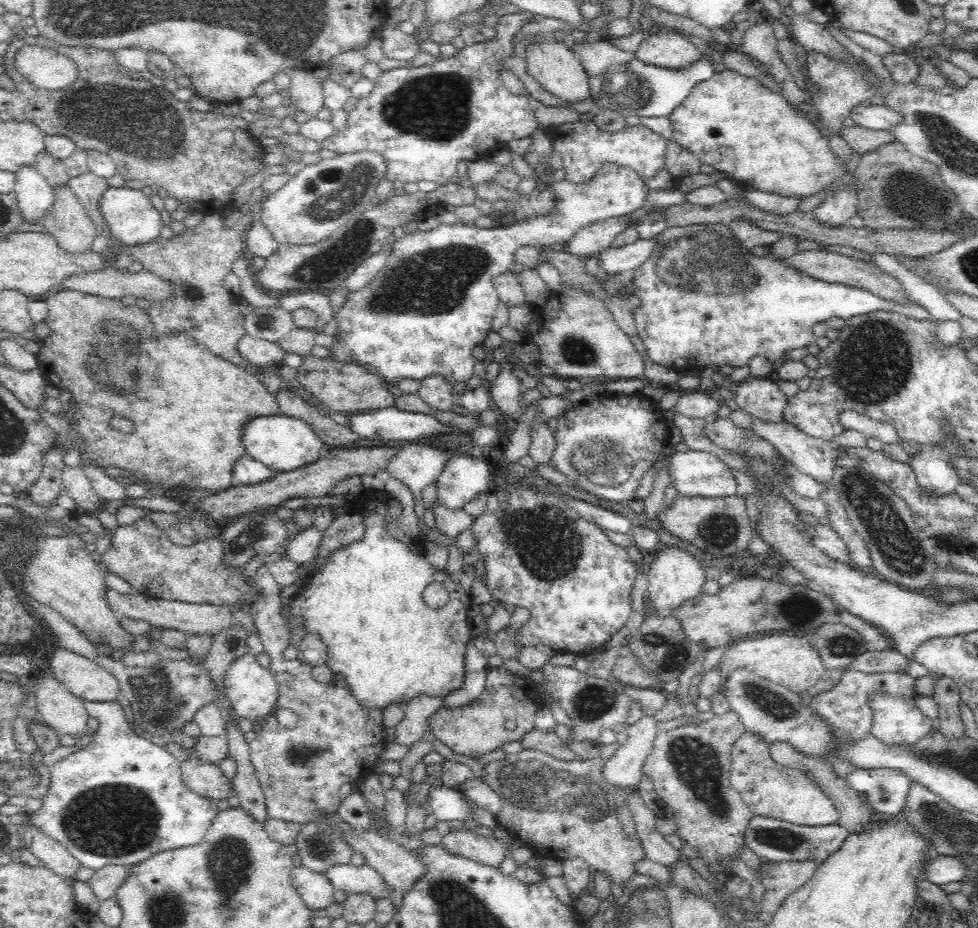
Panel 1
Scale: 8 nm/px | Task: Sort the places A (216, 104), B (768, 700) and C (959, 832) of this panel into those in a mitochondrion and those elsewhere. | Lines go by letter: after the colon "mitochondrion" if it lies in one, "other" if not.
A: other
B: mitochondrion
C: mitochondrion

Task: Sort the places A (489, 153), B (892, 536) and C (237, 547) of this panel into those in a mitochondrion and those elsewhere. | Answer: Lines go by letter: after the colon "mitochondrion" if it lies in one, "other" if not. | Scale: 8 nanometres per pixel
A: other
B: mitochondrion
C: mitochondrion

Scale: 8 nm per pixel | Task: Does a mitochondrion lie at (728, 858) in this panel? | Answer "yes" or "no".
no

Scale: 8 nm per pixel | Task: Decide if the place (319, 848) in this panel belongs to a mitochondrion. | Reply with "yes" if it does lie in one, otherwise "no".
yes

